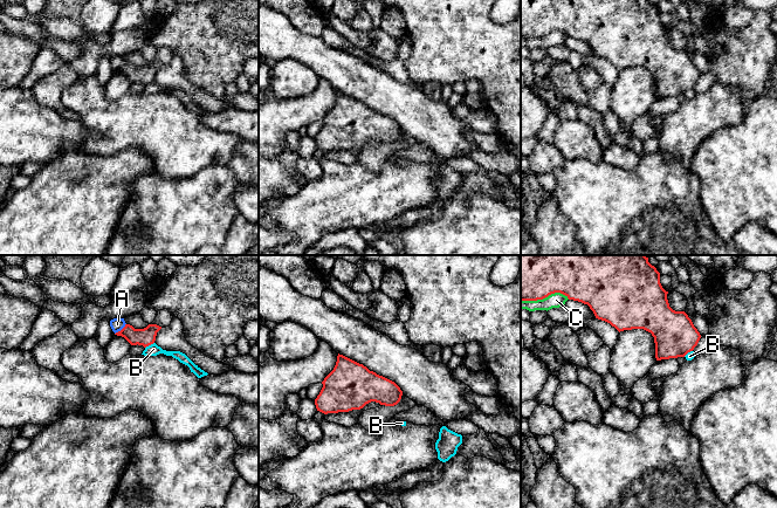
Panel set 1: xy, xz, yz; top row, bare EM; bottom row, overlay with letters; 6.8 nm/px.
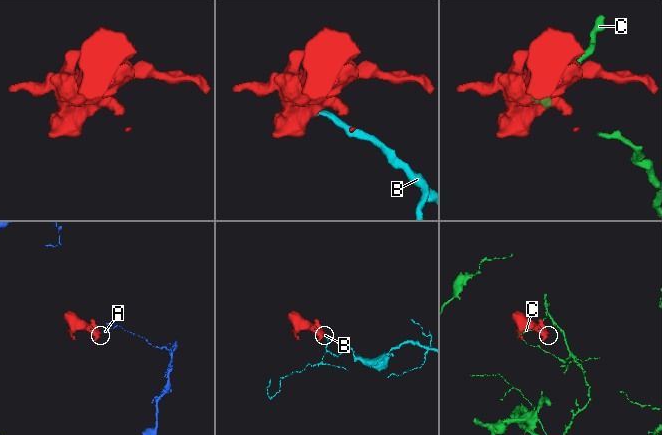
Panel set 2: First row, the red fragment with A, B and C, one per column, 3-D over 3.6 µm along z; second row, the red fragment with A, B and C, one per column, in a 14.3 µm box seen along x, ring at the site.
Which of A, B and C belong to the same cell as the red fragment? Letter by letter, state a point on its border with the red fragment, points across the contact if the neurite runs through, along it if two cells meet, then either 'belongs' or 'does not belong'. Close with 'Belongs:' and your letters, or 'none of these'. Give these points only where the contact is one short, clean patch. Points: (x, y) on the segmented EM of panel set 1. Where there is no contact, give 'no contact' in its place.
A: meets red in xy at (122, 329); border along xy (125, 323), (115, 334); does not belong
B: meets red in xy at (149, 344); border along xy (153, 342), (145, 348); does not belong
C: meets red in yz at (544, 297); does not belong
Belongs: none of these

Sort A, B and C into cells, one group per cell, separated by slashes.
A / B / C

